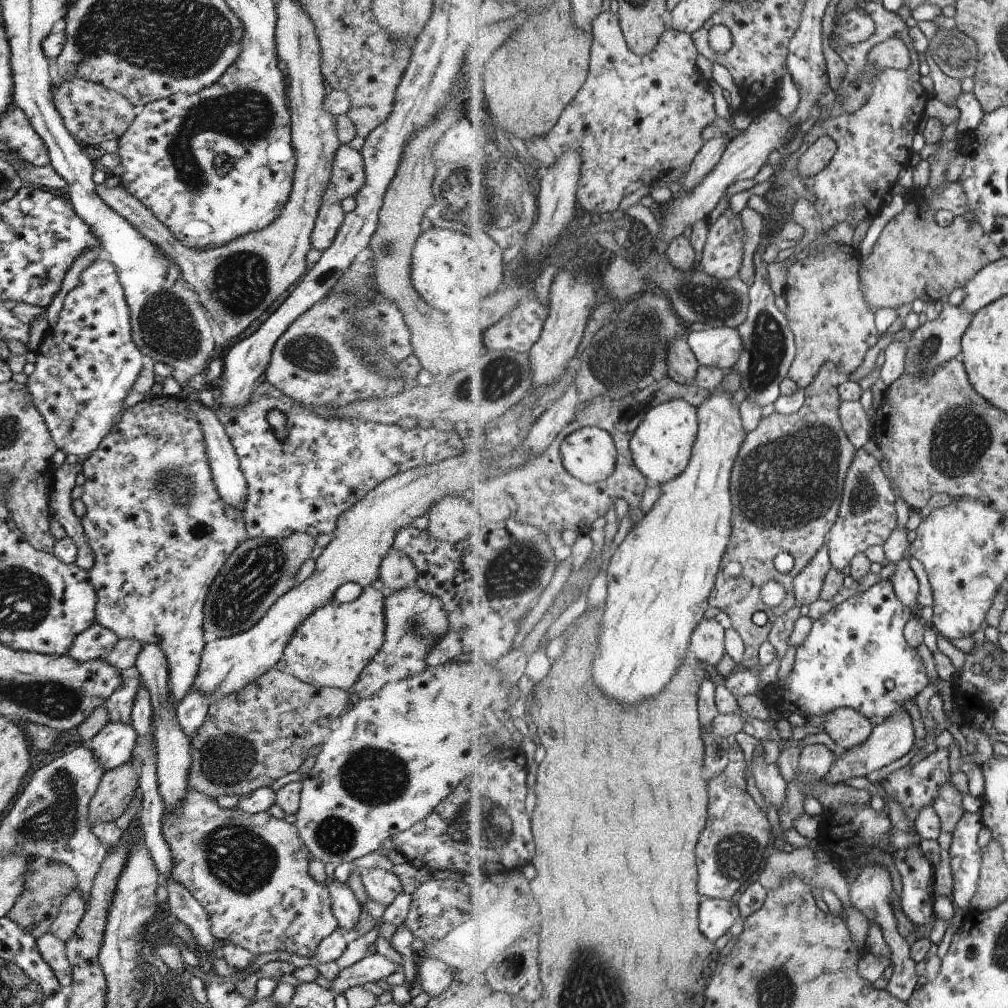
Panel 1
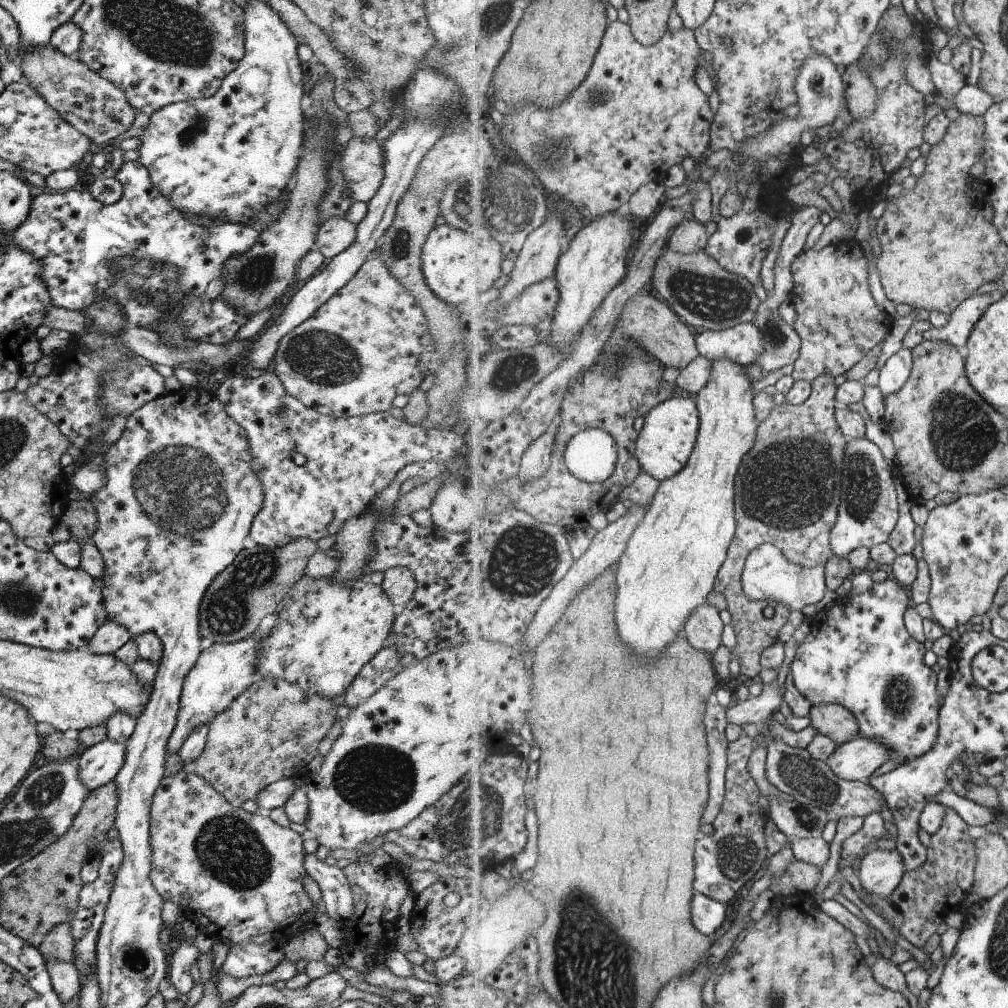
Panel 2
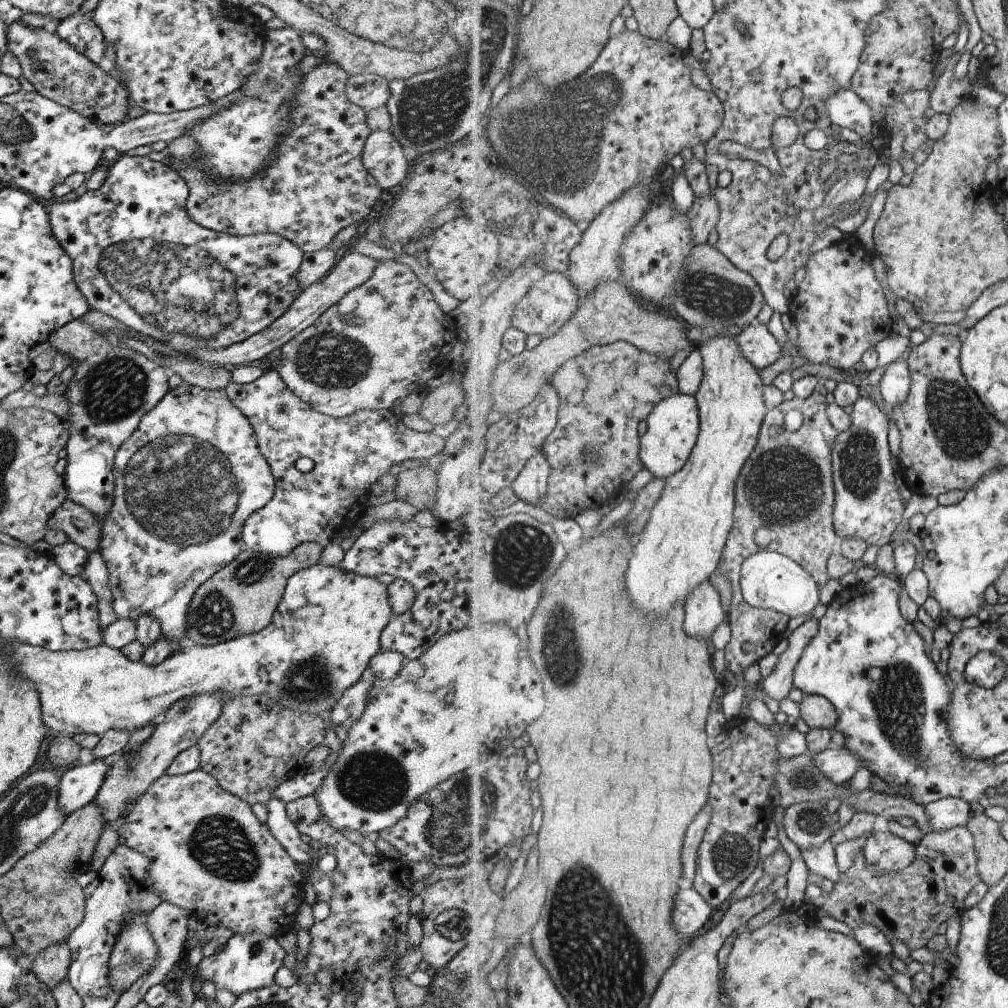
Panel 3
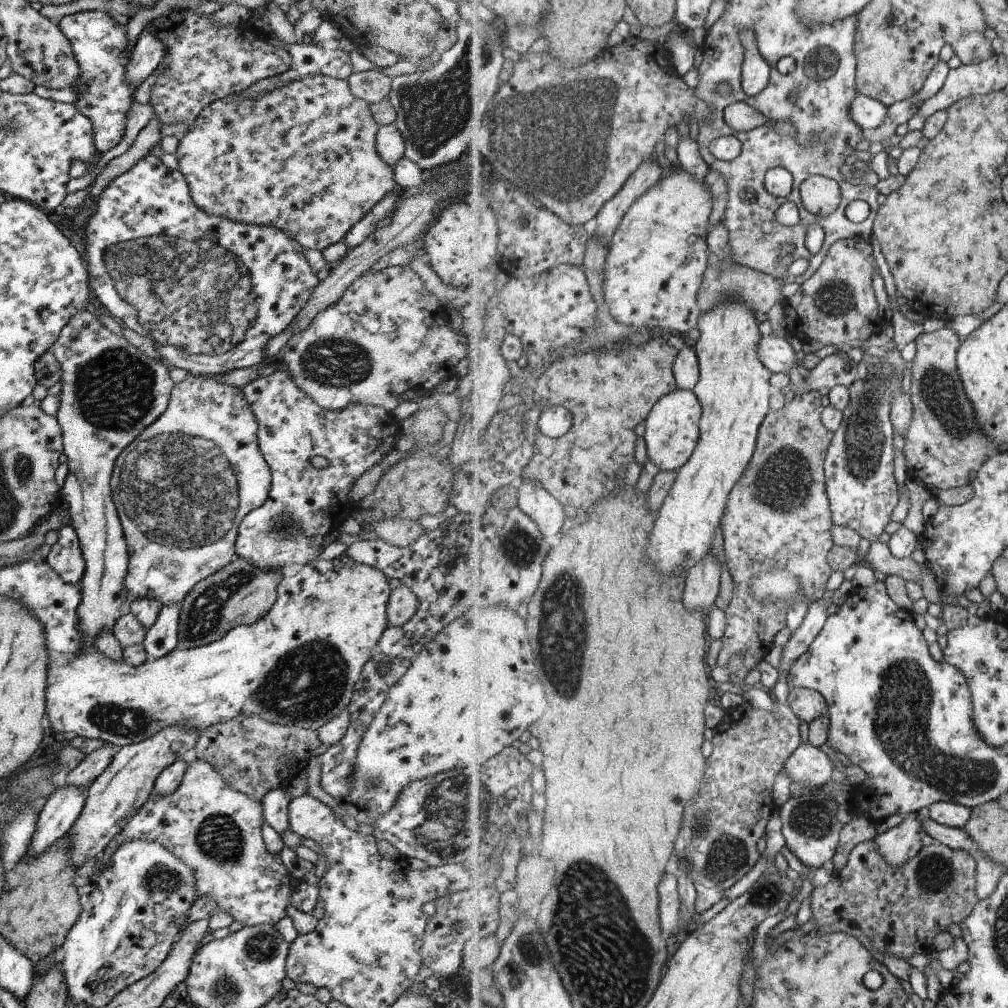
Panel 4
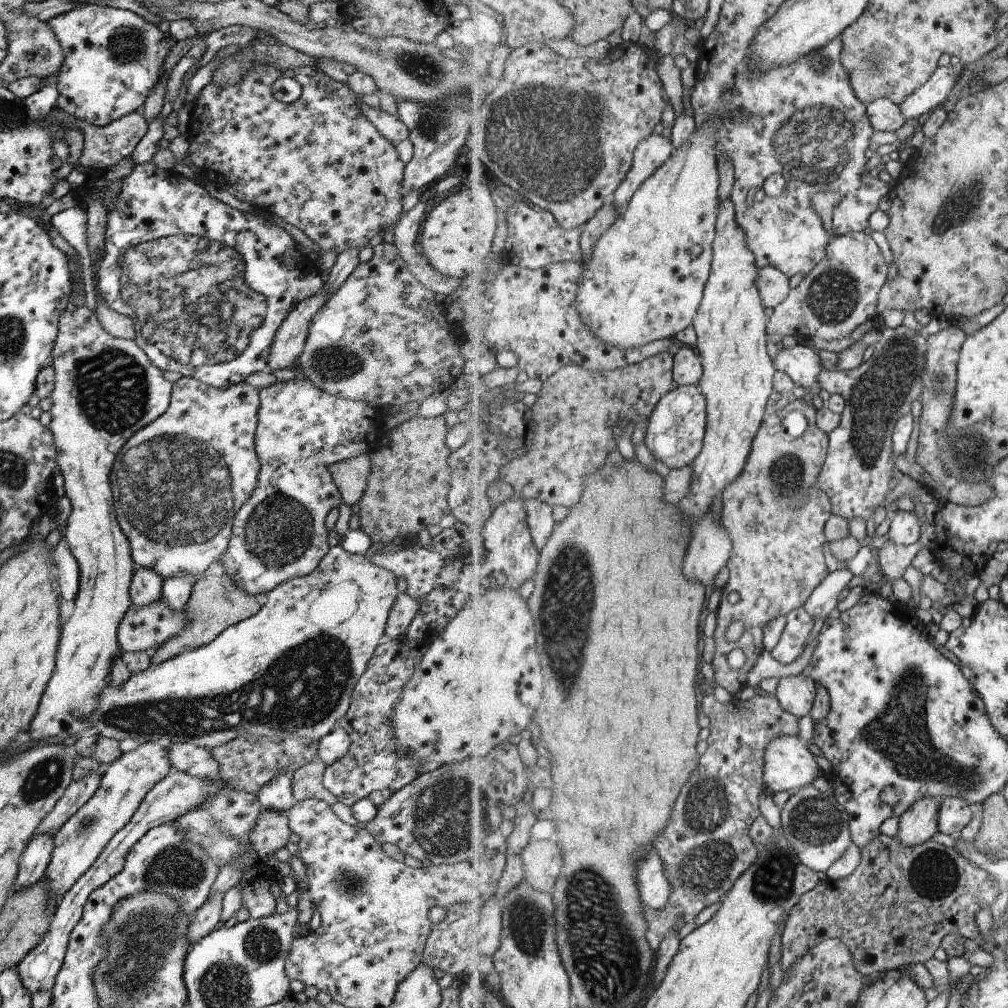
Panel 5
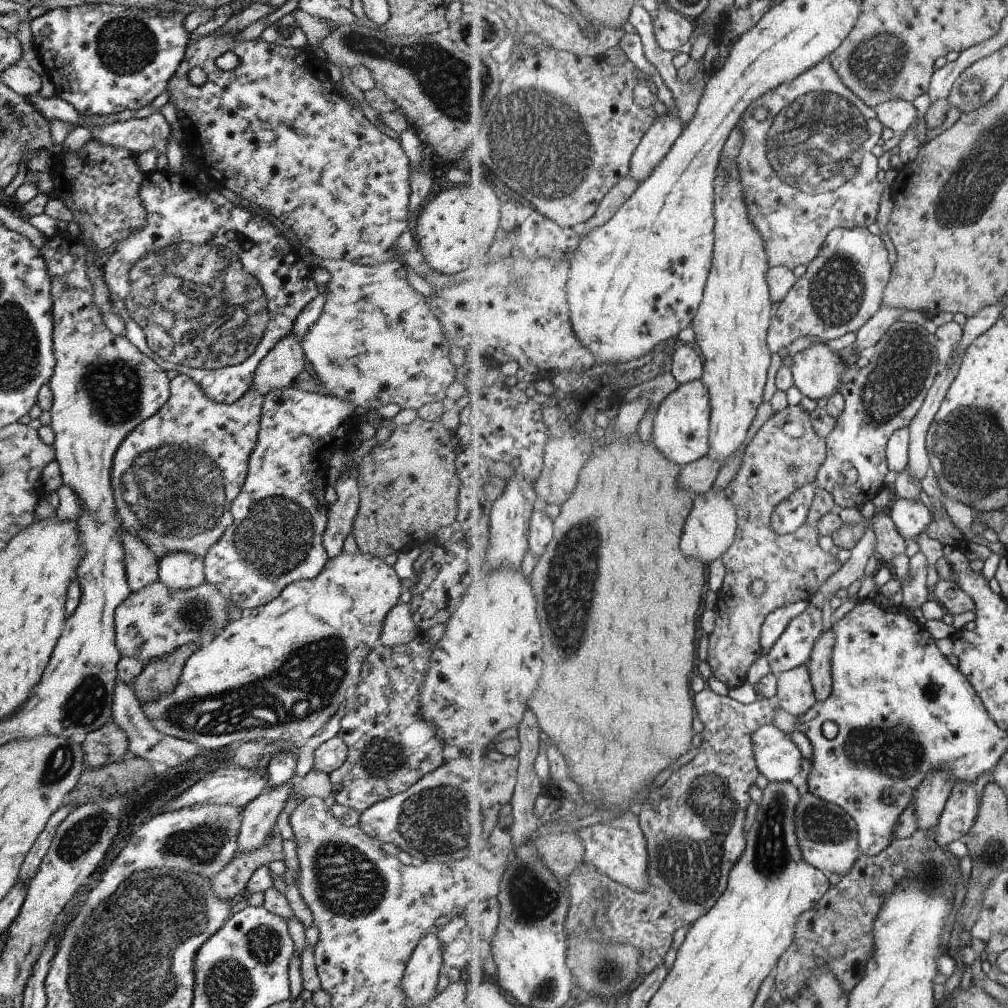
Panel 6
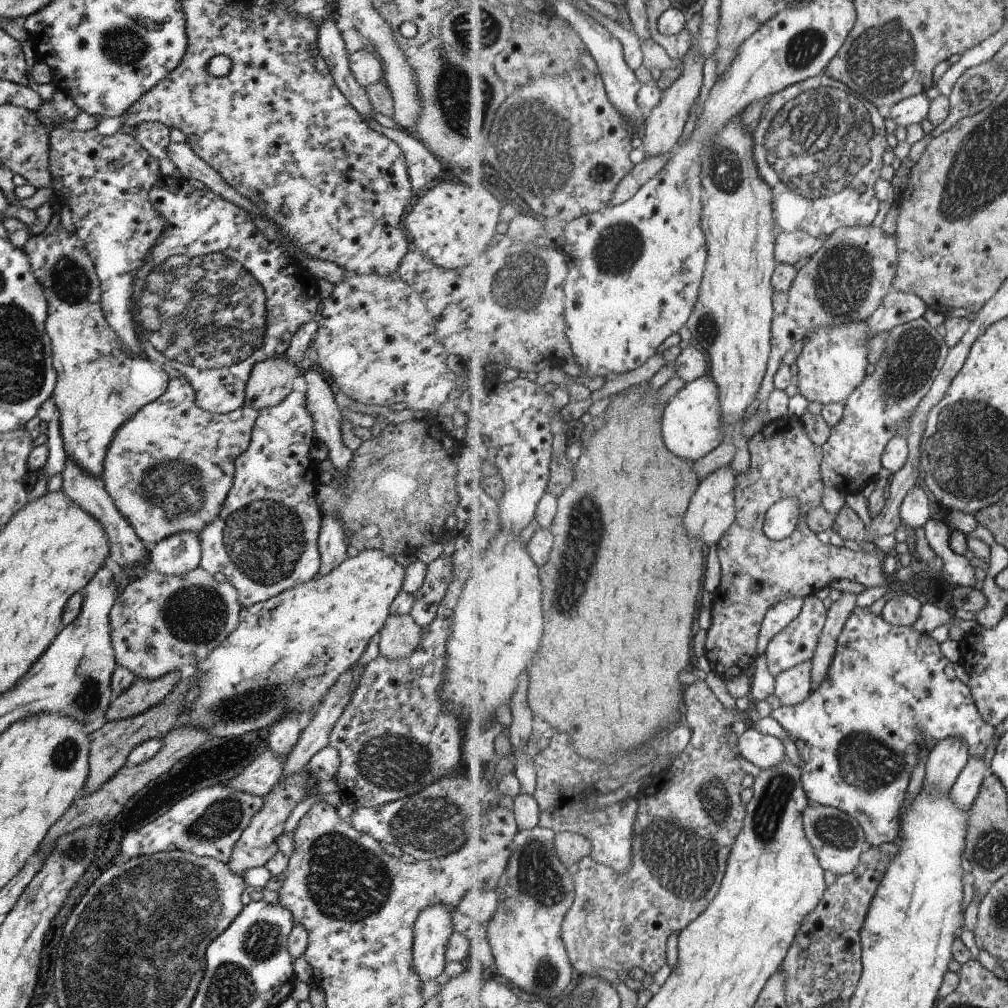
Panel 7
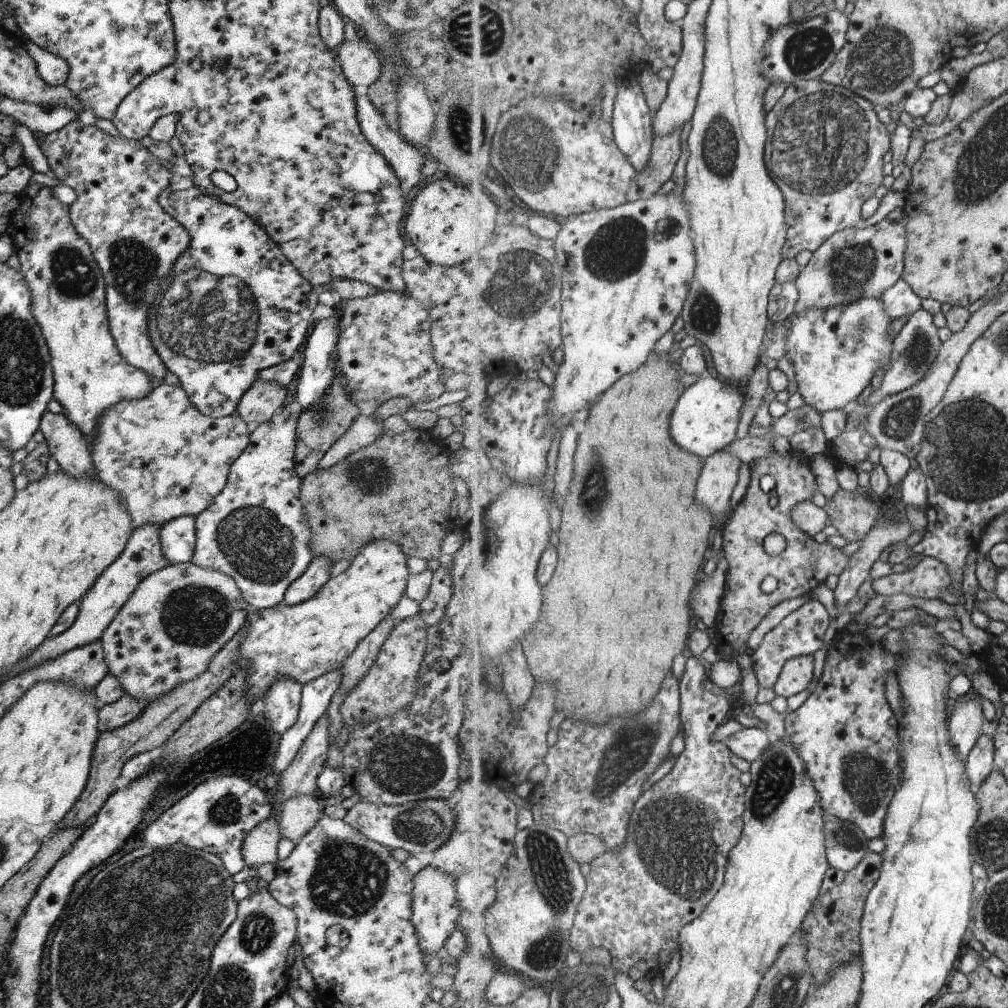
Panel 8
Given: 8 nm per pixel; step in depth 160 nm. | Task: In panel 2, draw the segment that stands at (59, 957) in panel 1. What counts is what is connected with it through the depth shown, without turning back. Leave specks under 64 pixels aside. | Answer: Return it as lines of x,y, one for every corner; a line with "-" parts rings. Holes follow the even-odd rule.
45,958
46,970
51,982
51,987
61,1004
75,1001
80,990
78,973
72,962
61,962
53,958

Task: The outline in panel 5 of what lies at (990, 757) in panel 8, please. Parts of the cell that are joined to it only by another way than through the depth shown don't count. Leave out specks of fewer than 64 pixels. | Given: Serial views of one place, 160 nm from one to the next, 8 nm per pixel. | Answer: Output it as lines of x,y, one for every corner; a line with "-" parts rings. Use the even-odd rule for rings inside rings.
945,797
939,811
938,830
943,834
958,836
973,820
974,808
961,797

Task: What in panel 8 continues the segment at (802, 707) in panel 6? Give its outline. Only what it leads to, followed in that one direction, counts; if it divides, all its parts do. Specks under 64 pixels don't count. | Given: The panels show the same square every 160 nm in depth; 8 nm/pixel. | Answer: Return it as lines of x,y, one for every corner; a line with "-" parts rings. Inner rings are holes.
799,655
790,658
783,667
781,676
774,686
776,694
789,698
810,688
815,670
813,655

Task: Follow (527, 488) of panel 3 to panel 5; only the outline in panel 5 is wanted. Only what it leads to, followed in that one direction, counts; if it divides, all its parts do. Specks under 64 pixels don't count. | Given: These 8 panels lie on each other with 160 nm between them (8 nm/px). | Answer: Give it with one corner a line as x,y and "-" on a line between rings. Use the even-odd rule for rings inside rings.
526,499
526,509
528,512
528,524
534,543
541,551
547,546
557,523
554,517
554,507
541,499

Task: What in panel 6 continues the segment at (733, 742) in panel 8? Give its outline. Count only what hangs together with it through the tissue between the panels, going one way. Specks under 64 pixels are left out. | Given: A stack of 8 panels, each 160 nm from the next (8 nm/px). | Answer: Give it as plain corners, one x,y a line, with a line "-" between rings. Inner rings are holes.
765,725
754,732
753,742
756,764
769,782
798,781
803,756
787,734

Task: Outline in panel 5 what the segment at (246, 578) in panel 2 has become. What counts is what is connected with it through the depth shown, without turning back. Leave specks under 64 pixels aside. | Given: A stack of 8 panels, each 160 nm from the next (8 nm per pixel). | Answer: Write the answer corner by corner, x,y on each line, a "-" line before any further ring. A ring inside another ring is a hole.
222,573
219,576
208,575
198,580
191,589
188,601
184,605
186,626
179,634
167,639
150,653
150,666
158,665
168,658
196,649
211,642
228,626
237,624
240,620
253,616
259,610
263,597
251,596
240,591
234,582

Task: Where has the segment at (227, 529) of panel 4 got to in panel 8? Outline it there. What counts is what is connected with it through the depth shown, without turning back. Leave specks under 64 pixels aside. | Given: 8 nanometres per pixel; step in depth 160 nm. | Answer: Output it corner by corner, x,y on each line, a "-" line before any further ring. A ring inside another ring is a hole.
165,383
157,384
140,399
120,400
113,406
106,408
102,415
98,418
94,432
96,435
92,438
89,444
90,459
92,460
92,468
95,471
97,478
107,487
111,487
113,491
120,494
120,499
124,502
124,507
127,509
128,515
132,520
132,528
137,528
143,523
153,523
155,526
162,526
168,520
174,519
181,515
197,515
198,512
203,512
204,508
212,501
212,497
219,494
223,488
228,473
230,464
241,454
241,451
249,442
251,428
249,428
243,419
235,412
226,417
212,419
211,417
203,416
187,398
185,392
180,385
169,386

